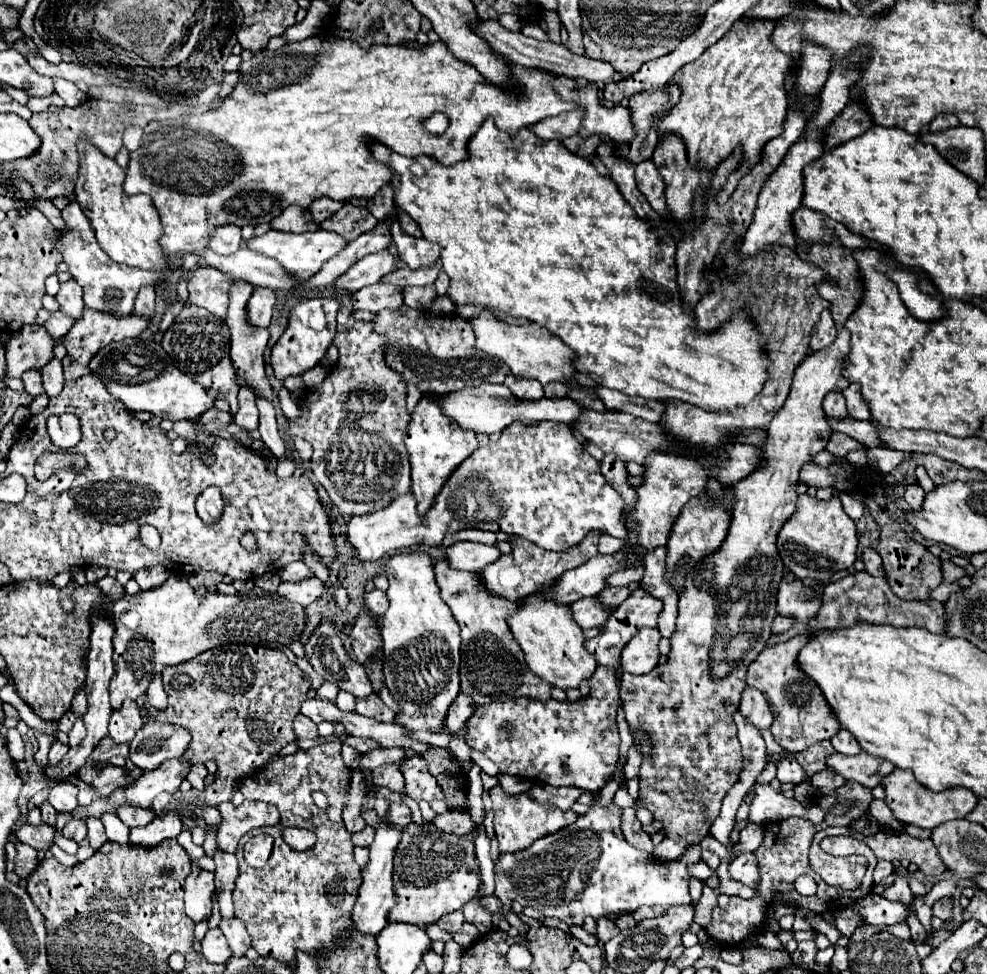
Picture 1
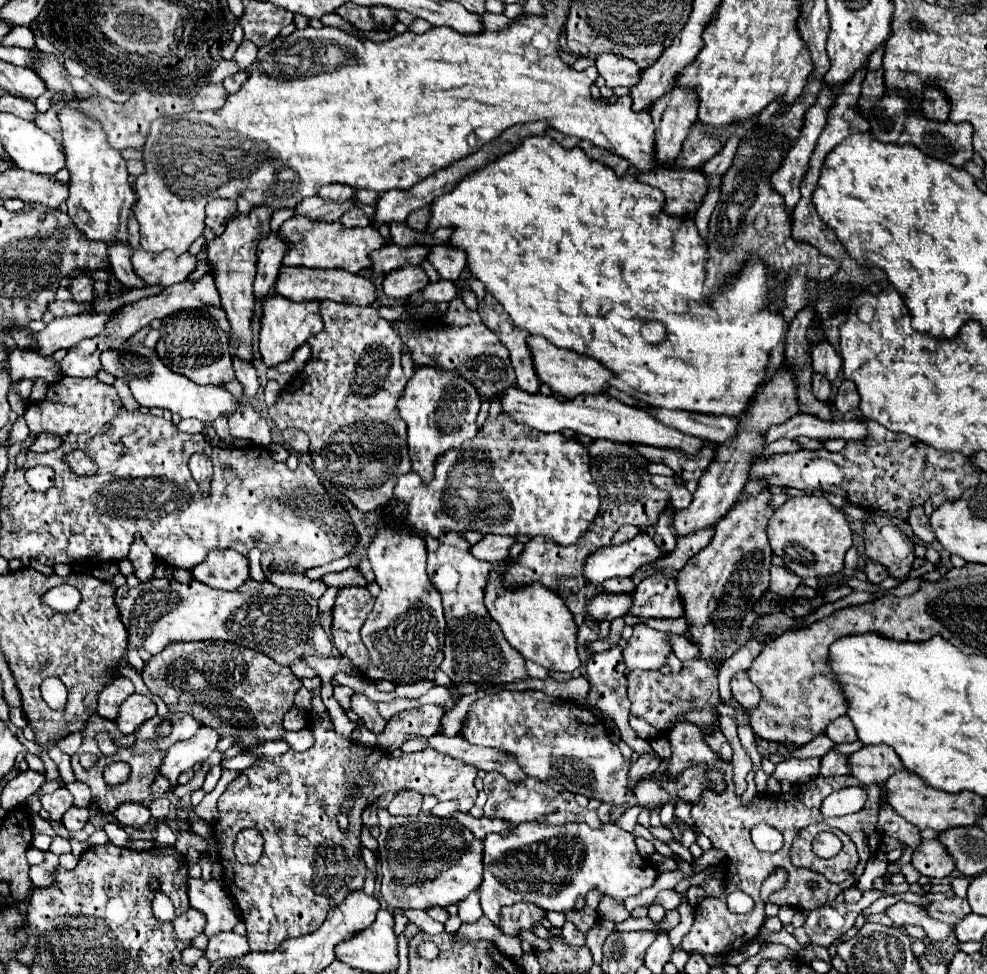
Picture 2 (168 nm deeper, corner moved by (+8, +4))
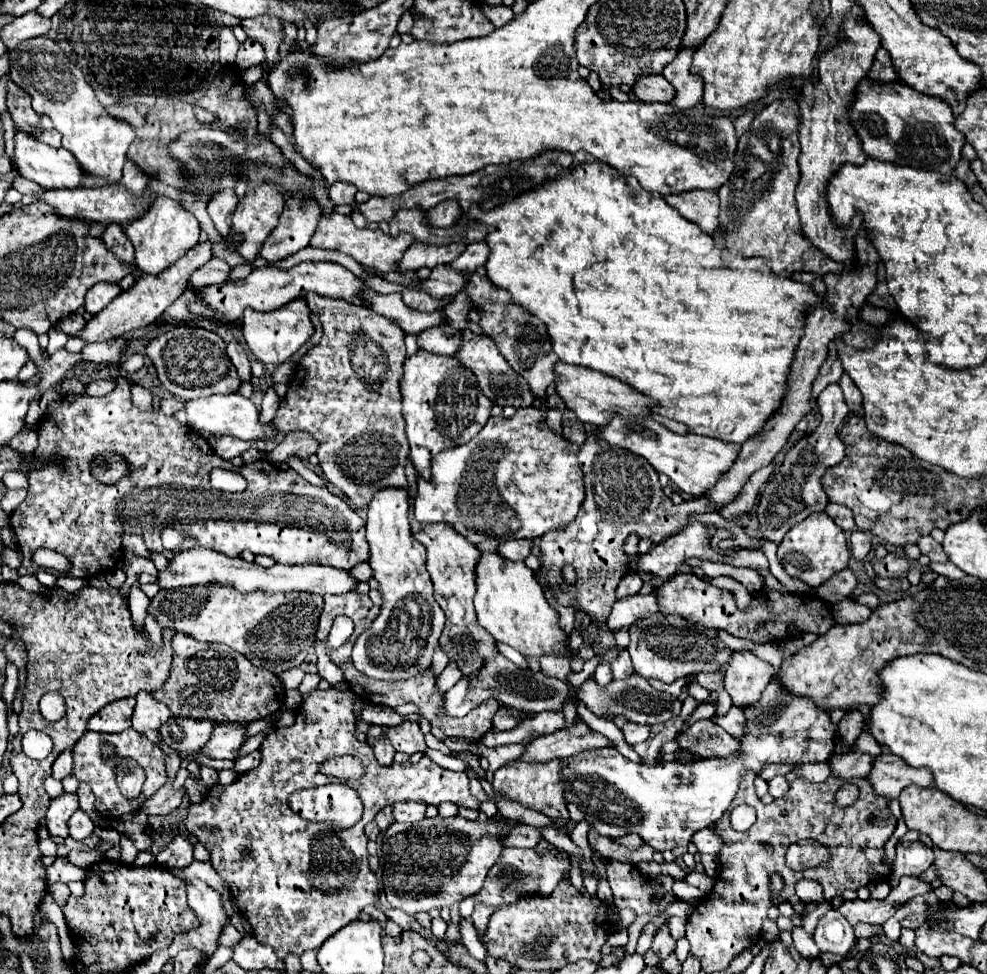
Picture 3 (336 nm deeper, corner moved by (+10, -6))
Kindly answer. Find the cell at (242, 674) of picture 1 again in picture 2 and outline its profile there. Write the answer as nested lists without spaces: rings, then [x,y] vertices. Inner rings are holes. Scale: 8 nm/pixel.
[[[223,640],[169,644],[145,664],[141,678],[171,712],[191,712],[221,736],[235,736],[237,742],[243,742],[243,750],[267,740],[281,740],[285,734],[283,716],[293,708],[293,694],[303,686],[291,668]]]

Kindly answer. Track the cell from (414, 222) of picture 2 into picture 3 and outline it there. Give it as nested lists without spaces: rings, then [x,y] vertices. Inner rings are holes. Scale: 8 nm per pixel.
[[[445,200],[445,202],[439,202],[437,206],[433,206],[427,214],[429,214],[427,220],[429,220],[429,224],[433,224],[433,228],[449,228],[461,216],[461,208],[453,200]]]

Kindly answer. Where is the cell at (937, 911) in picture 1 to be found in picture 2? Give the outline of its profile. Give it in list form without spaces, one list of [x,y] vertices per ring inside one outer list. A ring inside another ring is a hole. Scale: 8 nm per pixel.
[[[945,898],[943,902],[933,902],[931,906],[927,906],[927,912],[941,922],[949,922],[949,924],[959,924],[959,920],[963,920],[963,916],[971,914],[971,906],[967,904],[967,898]]]

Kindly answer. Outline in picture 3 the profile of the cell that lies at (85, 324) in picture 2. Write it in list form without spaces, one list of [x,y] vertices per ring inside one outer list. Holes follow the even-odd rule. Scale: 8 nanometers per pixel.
[[[205,242],[205,244],[197,244],[191,250],[187,250],[183,258],[179,258],[173,266],[169,266],[161,274],[157,274],[157,276],[141,274],[139,280],[129,290],[123,290],[111,304],[107,304],[99,314],[95,314],[91,320],[87,320],[87,324],[83,326],[81,332],[77,332],[75,338],[81,338],[85,344],[109,342],[127,332],[155,324],[161,318],[161,314],[165,312],[165,308],[171,306],[173,300],[177,296],[181,296],[183,290],[189,286],[189,270],[205,264],[209,258],[211,258],[211,244]]]

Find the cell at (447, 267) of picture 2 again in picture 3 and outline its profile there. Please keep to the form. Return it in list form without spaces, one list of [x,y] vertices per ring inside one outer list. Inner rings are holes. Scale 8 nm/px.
[[[473,242],[473,244],[469,244],[469,246],[463,250],[463,254],[461,254],[457,260],[453,260],[449,266],[451,266],[455,272],[463,274],[463,276],[471,276],[479,266],[483,266],[483,264],[487,262],[487,256],[489,256],[489,248],[485,246],[485,242]]]

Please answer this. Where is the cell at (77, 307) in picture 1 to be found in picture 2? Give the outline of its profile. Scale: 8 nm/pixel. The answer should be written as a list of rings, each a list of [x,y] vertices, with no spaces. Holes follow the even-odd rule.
[[[75,276],[75,278],[71,278],[69,290],[71,290],[71,294],[75,296],[77,302],[89,302],[89,300],[95,298],[93,284],[95,284],[95,280],[89,278],[89,276]]]

